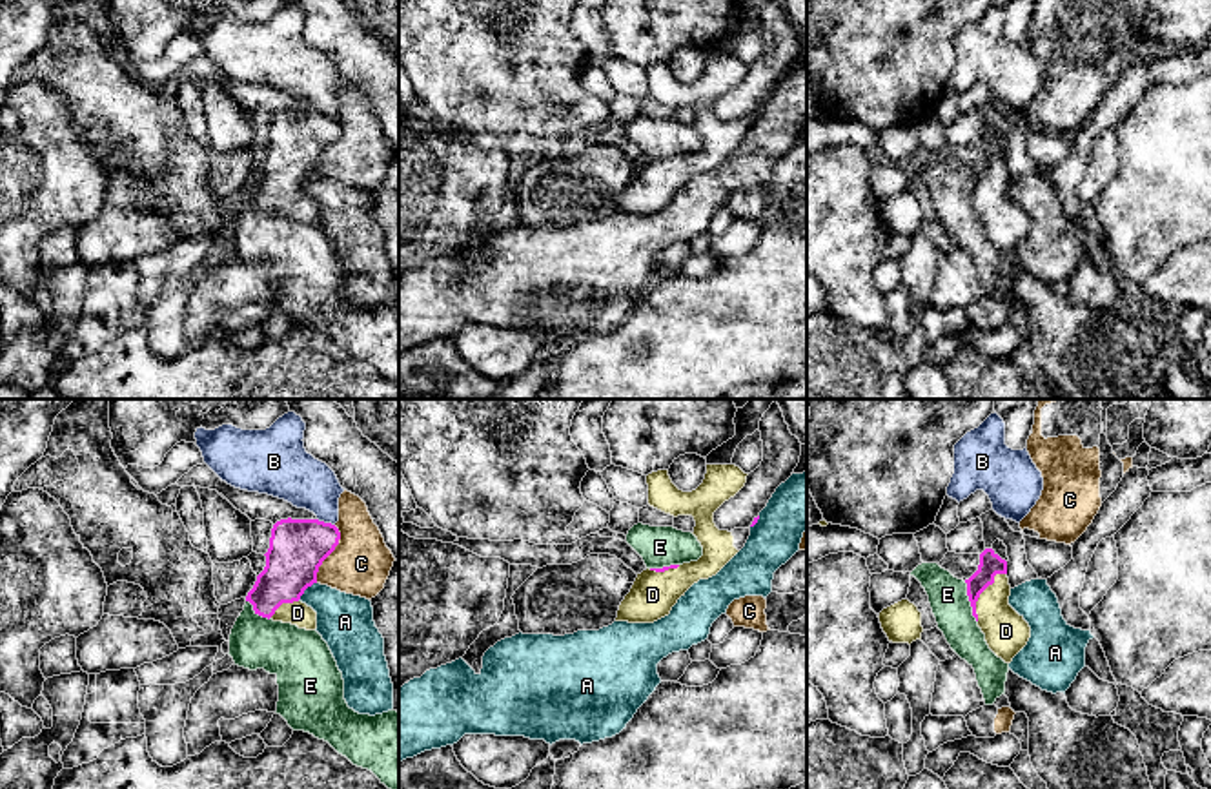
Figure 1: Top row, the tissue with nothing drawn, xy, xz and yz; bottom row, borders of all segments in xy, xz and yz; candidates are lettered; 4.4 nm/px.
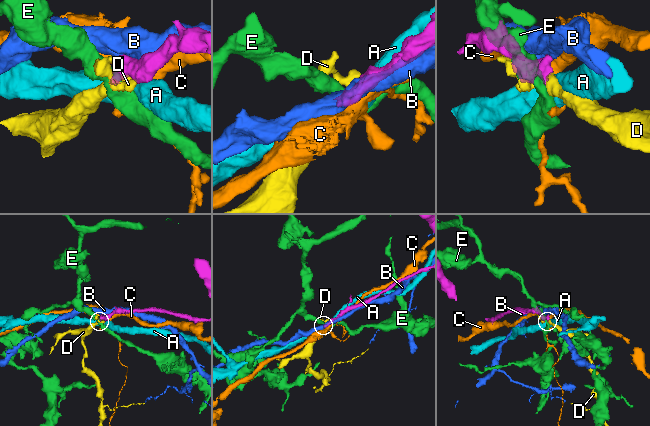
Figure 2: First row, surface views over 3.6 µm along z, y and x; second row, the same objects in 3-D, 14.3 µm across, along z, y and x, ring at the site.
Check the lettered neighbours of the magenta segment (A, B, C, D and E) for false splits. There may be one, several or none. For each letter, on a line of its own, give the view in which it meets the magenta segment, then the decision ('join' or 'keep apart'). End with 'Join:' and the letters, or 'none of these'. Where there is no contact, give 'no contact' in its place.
A: meets magenta in xy; keep apart
B: meets magenta in xy; keep apart
C: meets magenta in xy; keep apart
D: meets magenta in yz; join
E: meets magenta in yz; keep apart
Join: D

